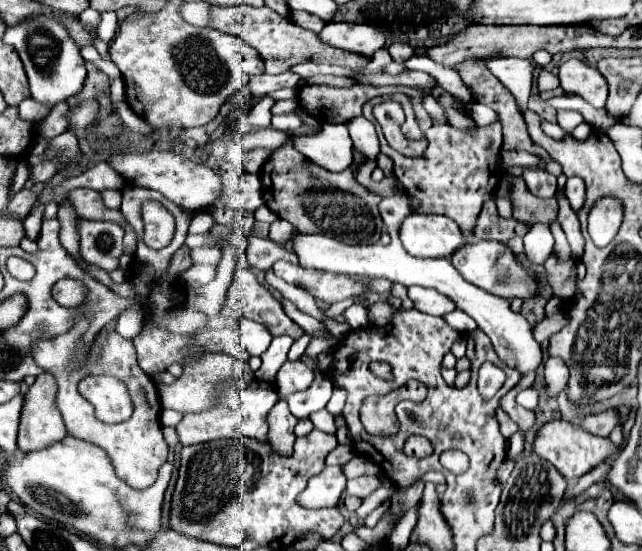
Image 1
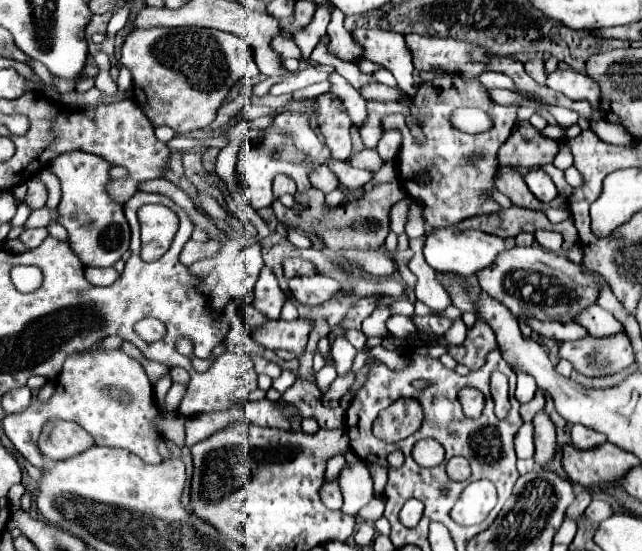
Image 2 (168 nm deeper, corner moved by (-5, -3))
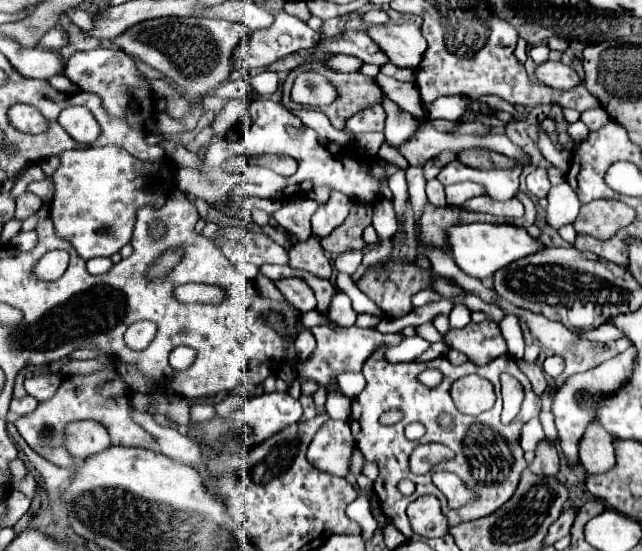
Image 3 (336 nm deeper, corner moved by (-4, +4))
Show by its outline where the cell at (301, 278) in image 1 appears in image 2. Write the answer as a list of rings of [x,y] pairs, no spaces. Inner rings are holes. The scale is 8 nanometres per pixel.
[[[310,275],[310,277],[292,277],[288,281],[294,297],[304,305],[318,305],[332,299],[338,293],[338,281],[326,275]]]

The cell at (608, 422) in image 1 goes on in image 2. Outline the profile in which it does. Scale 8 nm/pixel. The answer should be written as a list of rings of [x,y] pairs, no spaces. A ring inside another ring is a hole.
[[[574,425],[572,427],[572,443],[580,449],[586,449],[586,447],[596,447],[600,443],[604,443],[606,437],[594,429],[588,429],[584,425]]]

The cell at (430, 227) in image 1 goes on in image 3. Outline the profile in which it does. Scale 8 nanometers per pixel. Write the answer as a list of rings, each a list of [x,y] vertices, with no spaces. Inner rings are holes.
[[[481,222],[463,224],[463,226],[459,224],[459,226],[451,226],[451,230],[447,230],[447,240],[451,246],[451,256],[455,258],[455,264],[469,276],[481,278],[481,280],[493,276],[503,266],[507,266],[519,258],[527,258],[545,248],[539,242],[539,238],[529,236],[525,228],[511,226],[511,224],[481,224]]]

